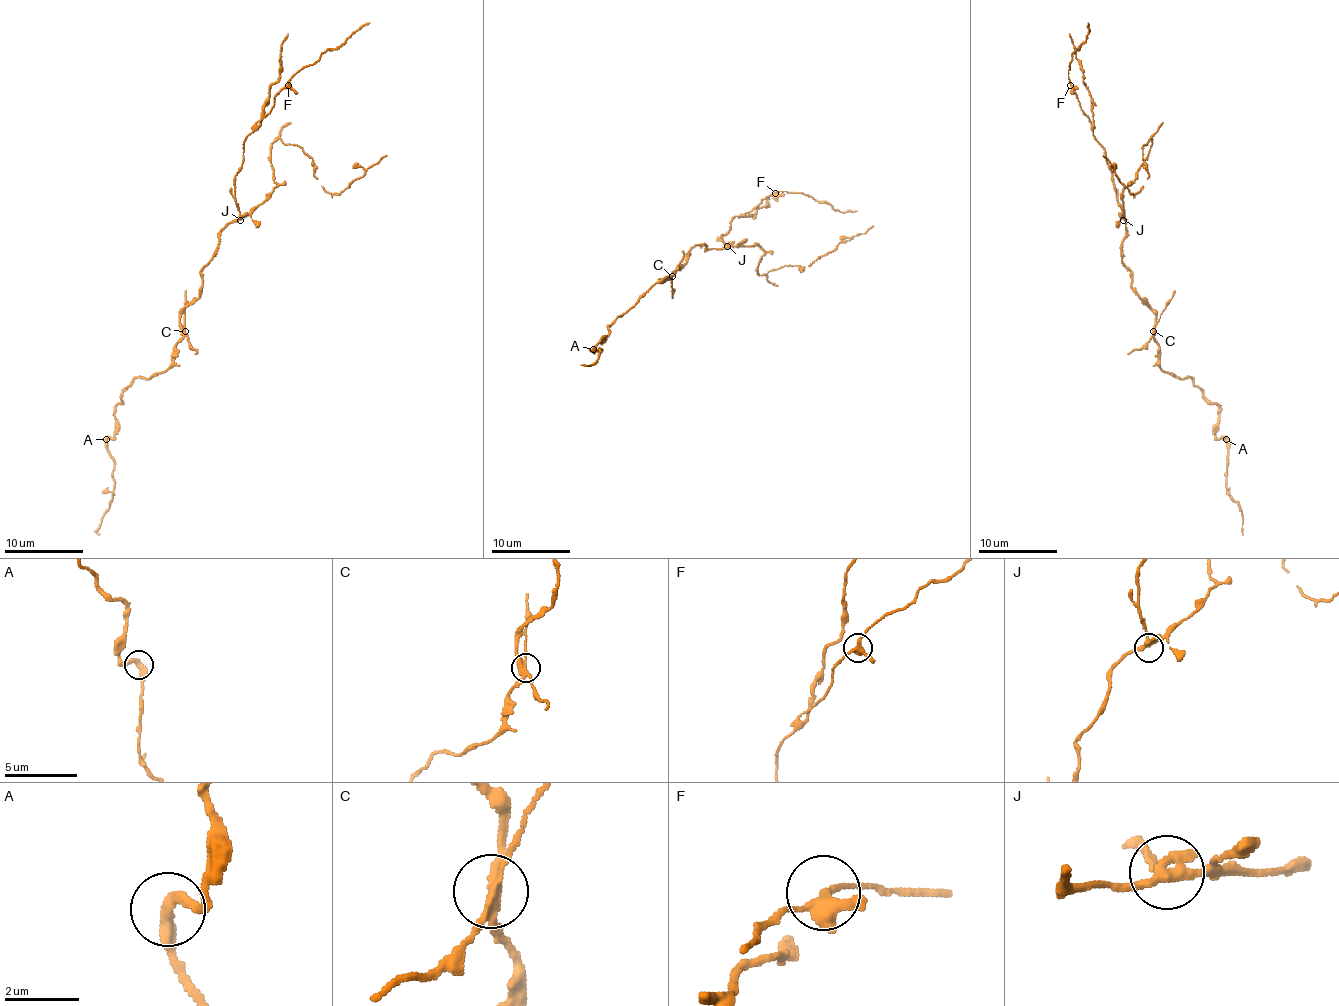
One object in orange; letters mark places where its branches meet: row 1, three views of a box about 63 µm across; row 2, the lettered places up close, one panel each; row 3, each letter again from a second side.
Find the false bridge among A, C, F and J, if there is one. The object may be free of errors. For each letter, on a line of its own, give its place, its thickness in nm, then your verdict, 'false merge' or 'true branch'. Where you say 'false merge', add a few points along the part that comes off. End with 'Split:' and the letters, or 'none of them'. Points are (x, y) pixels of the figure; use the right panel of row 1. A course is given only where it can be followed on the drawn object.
A: at (1226, 439); 340 nm thick; true branch
C: at (1153, 331); 280 nm thick; false merge; foreign part runs (1153, 330), (1174, 291)
F: at (1070, 85); 300 nm thick; true branch
J: at (1123, 220); 280 nm thick; true branch
Split: C

